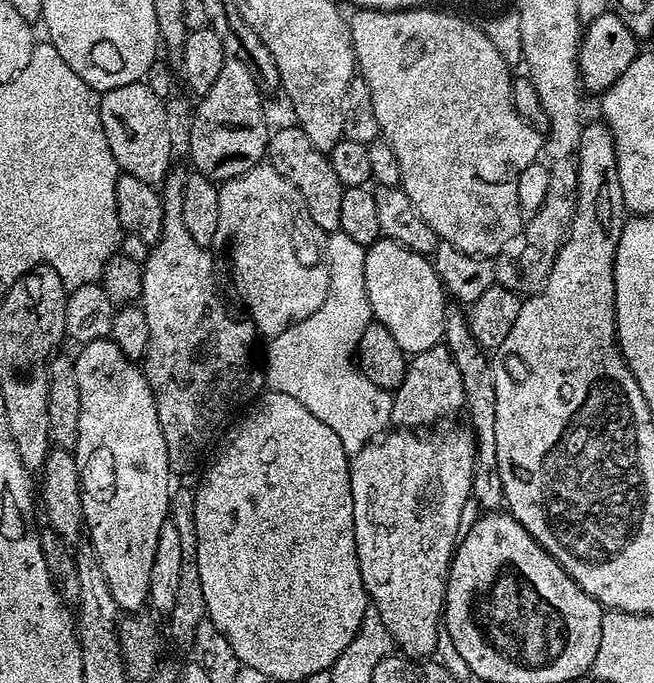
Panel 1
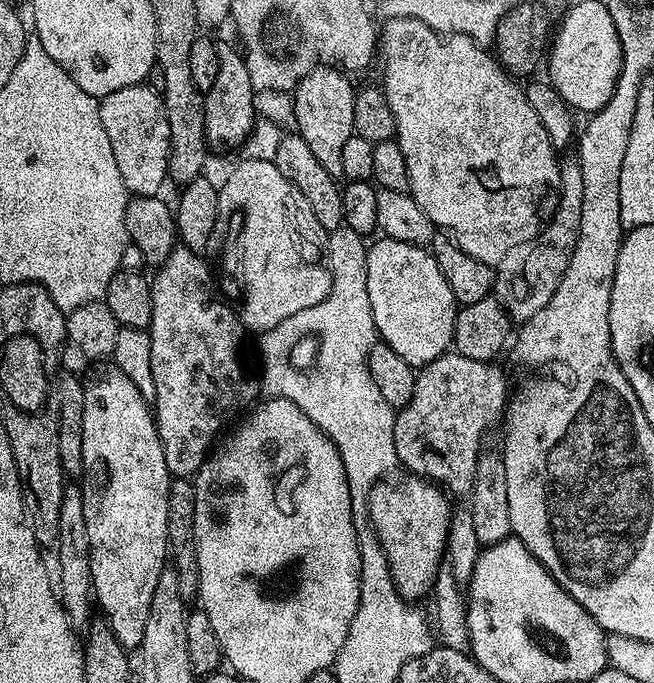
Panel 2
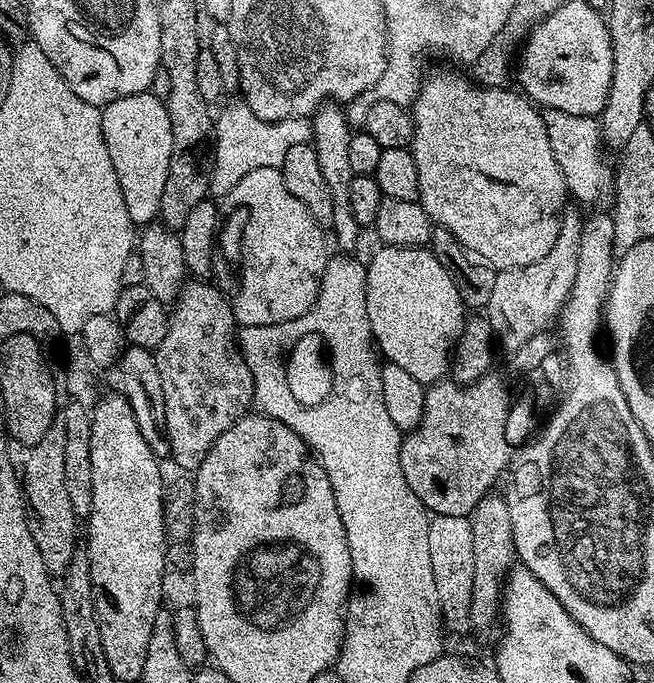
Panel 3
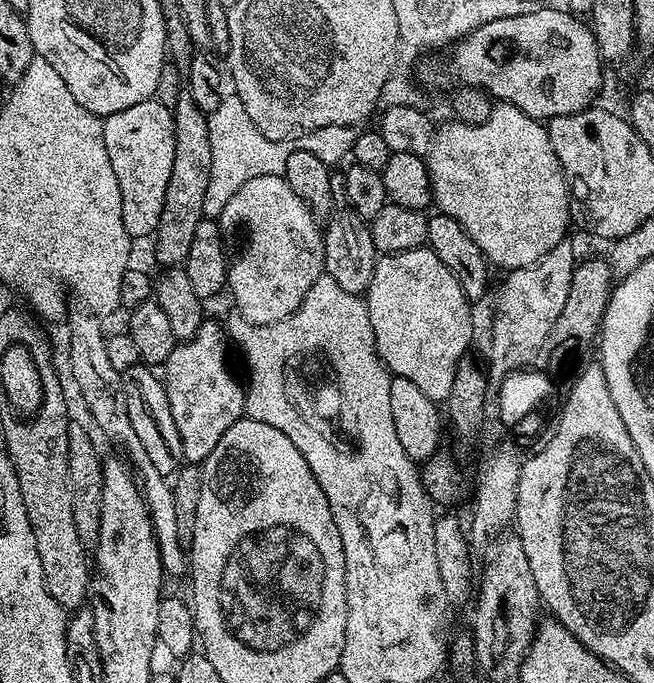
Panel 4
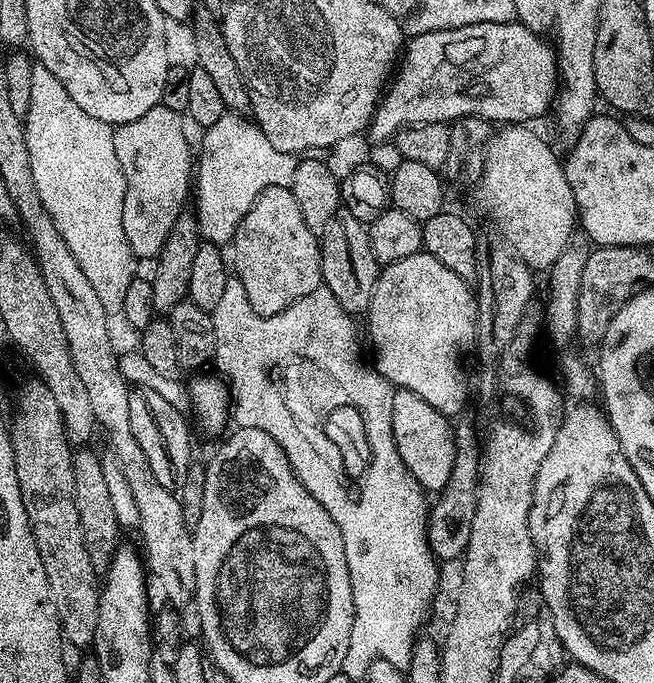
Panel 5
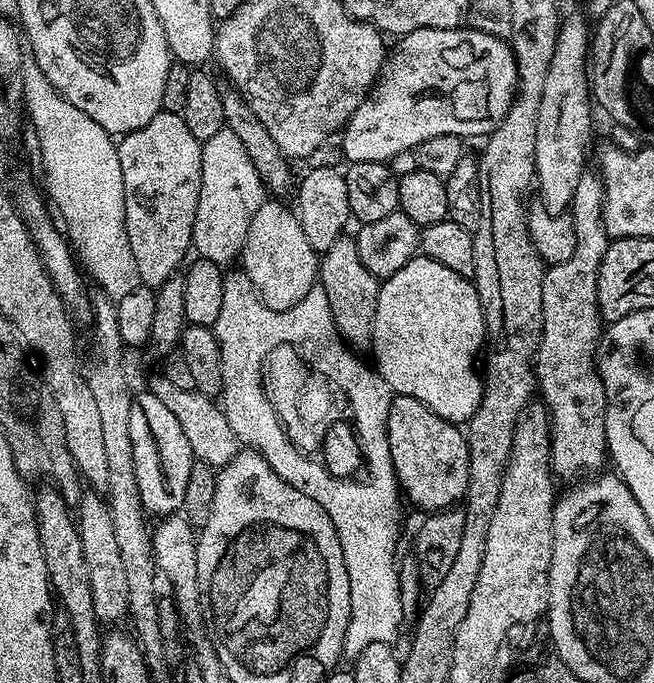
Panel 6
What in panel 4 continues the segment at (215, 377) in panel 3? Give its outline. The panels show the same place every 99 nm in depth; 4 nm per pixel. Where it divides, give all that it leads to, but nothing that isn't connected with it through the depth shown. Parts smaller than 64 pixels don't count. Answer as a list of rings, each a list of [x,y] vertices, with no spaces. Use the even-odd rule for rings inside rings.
[[[208,318],[189,340],[177,343],[162,366],[166,398],[170,401],[187,463],[201,465],[217,446],[219,438],[242,418],[246,388],[241,381],[240,384],[236,381],[235,374],[228,369],[228,348],[230,352],[225,329]]]

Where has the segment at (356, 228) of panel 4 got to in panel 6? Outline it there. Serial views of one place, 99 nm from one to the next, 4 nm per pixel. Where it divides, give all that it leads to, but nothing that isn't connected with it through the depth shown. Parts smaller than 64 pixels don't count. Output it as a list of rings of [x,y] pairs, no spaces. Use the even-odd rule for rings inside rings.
[[[351,235],[340,236],[338,242],[334,242],[334,246],[330,246],[330,250],[319,257],[318,284],[326,290],[326,298],[330,298],[330,314],[334,314],[334,326],[344,343],[356,350],[371,349],[374,310],[378,310],[381,281],[370,274],[366,266],[362,266],[362,258],[358,258],[358,246]]]

